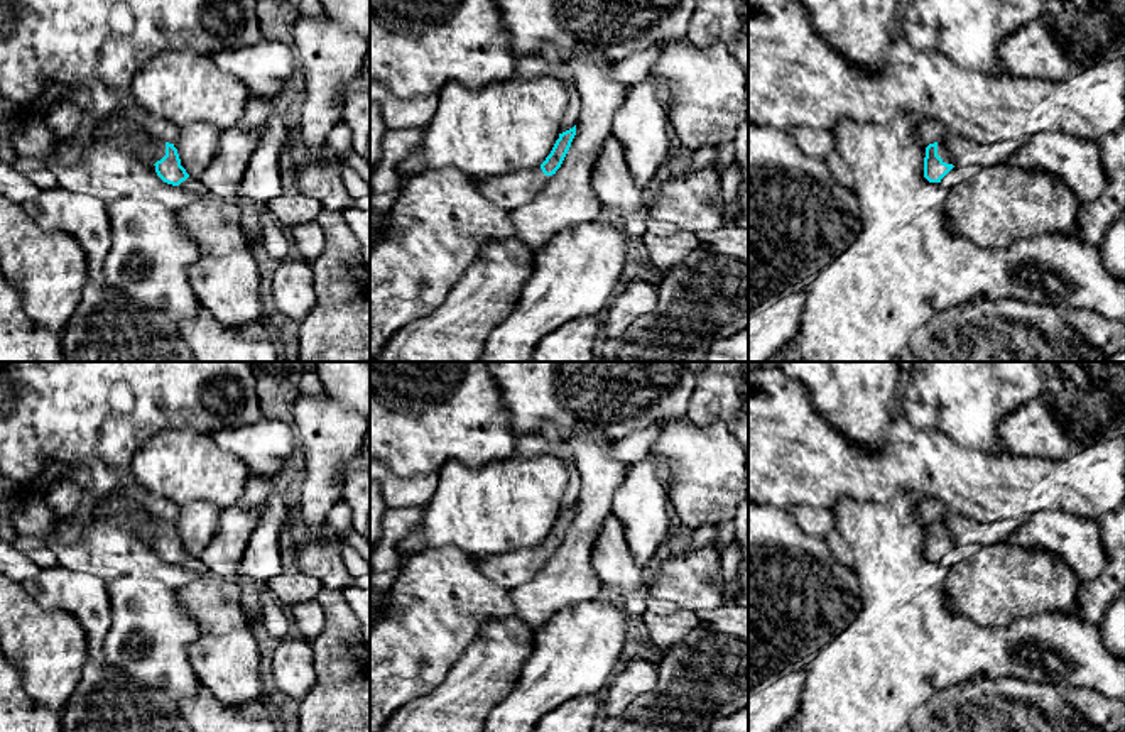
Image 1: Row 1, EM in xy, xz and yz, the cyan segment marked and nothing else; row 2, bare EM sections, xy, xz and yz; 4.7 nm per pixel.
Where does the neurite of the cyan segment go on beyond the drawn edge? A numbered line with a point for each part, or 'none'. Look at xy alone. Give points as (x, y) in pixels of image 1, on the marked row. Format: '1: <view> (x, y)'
1: xy (157, 149)

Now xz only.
1: xz (510, 191)

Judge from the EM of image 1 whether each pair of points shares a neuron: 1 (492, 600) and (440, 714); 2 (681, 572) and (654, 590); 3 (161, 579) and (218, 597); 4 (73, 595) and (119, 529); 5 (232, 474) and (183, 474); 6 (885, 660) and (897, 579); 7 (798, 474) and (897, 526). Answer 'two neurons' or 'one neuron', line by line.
1: two neurons
2: one neuron
3: two neurons
4: two neurons
5: one neuron
6: one neuron
7: two neurons

